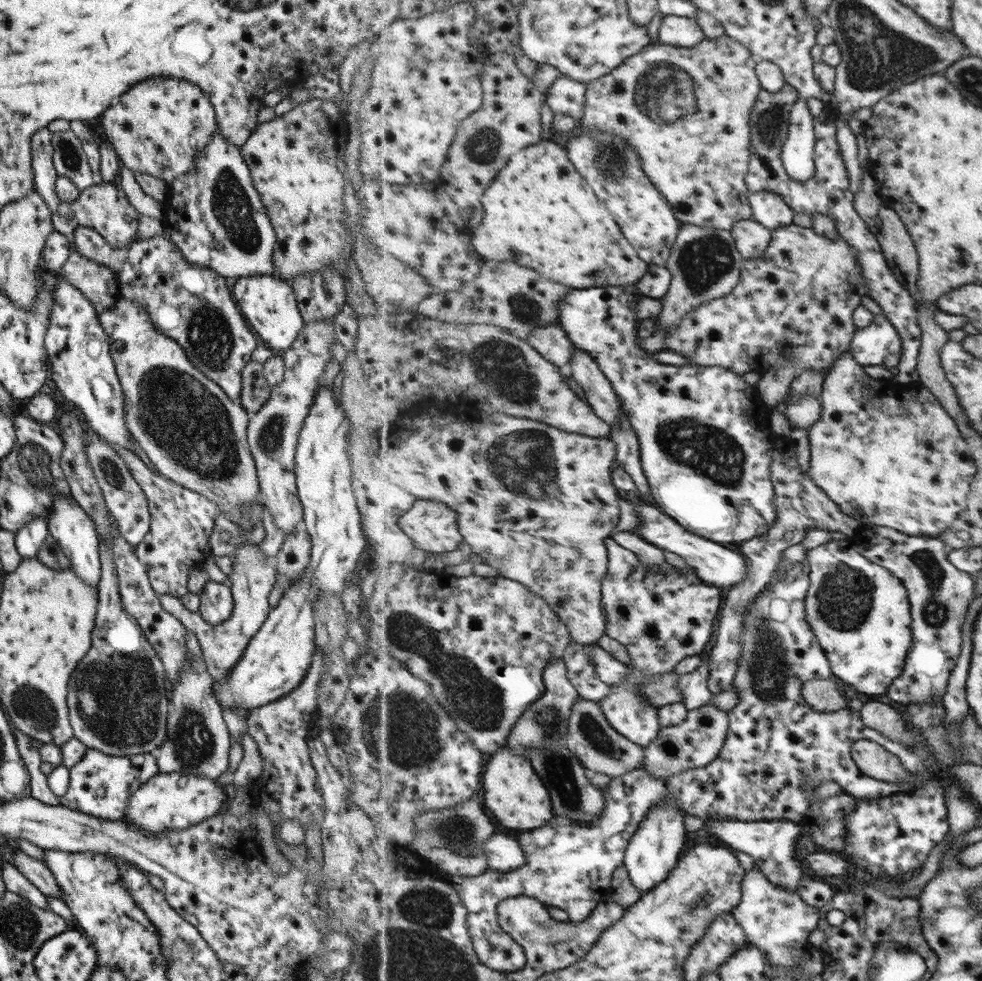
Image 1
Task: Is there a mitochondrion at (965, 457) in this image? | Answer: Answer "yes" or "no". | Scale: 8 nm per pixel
no

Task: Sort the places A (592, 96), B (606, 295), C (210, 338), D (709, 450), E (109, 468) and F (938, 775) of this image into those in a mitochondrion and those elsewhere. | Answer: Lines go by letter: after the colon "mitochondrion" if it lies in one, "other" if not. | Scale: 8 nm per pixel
A: other
B: other
C: mitochondrion
D: mitochondrion
E: mitochondrion
F: other

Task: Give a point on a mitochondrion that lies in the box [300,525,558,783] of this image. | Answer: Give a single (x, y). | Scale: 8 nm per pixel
(480, 705)

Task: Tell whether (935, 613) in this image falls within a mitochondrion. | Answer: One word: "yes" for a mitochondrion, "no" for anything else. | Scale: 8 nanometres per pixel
yes

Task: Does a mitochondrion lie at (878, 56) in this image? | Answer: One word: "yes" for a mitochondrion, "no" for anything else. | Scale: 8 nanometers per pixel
yes

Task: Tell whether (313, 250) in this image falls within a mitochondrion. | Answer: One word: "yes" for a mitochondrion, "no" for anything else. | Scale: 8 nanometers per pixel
no

